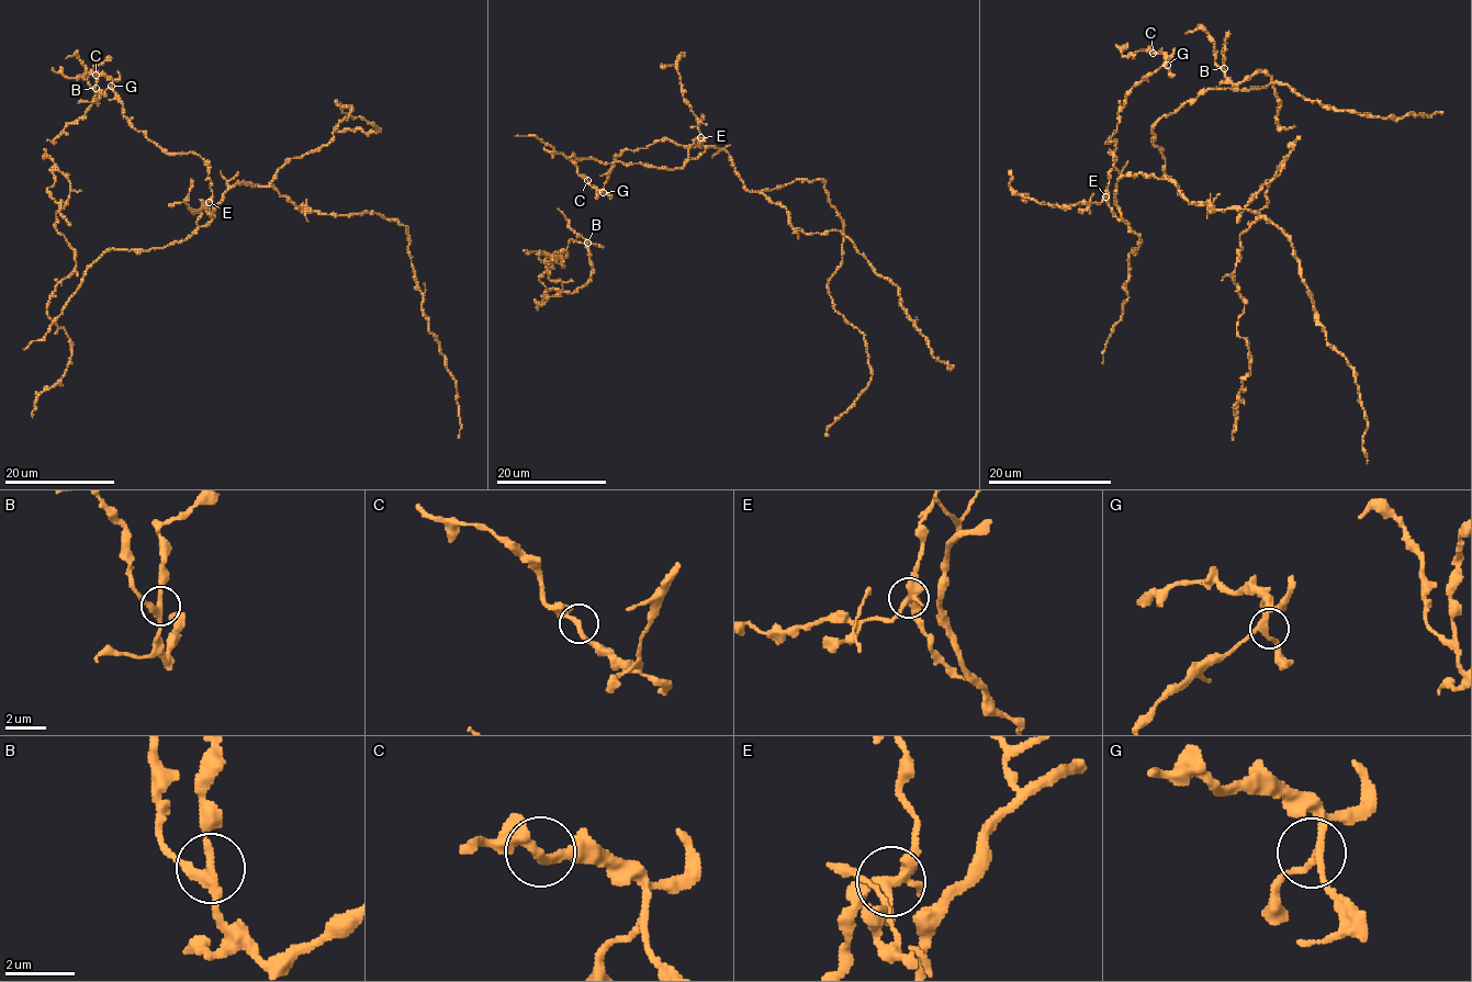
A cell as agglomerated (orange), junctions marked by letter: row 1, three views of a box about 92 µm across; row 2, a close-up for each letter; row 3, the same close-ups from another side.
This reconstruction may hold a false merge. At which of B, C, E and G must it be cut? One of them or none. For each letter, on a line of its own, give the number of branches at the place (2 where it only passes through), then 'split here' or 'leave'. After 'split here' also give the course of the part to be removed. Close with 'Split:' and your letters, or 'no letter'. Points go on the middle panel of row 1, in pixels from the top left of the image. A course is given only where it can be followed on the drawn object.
B: branches 3; leave
C: branches 3; leave
E: branches 4; split here; course (700, 137), (689, 157), (722, 148), (750, 191), (779, 203), (796, 229), (840, 230), (898, 289), (950, 369)
G: branches 4; leave
Split: E

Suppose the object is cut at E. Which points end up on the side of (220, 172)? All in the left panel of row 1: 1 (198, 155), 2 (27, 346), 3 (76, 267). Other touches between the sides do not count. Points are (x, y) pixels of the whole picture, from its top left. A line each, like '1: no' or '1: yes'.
1: no
2: yes
3: no

